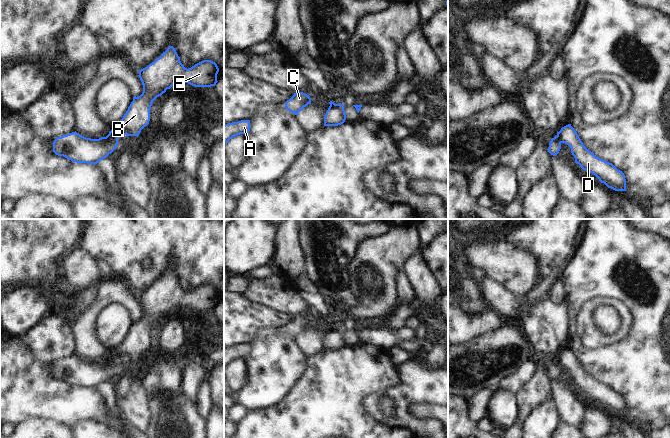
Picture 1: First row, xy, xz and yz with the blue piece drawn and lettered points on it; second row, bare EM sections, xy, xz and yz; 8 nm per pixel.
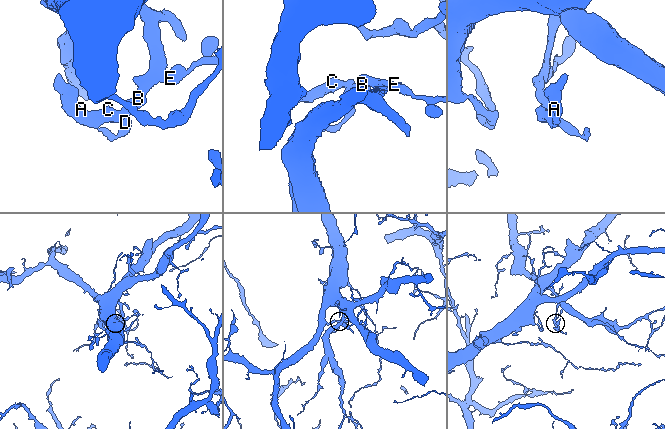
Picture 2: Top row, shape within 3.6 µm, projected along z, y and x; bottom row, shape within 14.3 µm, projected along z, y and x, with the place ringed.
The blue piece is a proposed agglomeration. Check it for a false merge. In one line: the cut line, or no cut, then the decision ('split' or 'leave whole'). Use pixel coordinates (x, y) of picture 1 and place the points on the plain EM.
cut xy (107, 359), (117, 363); split

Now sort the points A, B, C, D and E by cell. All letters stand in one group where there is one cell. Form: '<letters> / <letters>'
A C / B D E

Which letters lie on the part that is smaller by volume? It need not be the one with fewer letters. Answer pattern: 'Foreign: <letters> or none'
Foreign: A, C

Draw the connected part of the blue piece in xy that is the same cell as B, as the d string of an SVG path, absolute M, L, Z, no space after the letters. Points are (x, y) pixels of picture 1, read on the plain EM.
M169 270L159 282L139 294L143 316L140 320L133 321L123 342L107 360L114 363L121 359L138 361L141 354L149 348L150 333L157 321L176 307L188 307L195 311L215 310L218 296L217 288L211 284L203 284L191 292L185 292L175 272Z

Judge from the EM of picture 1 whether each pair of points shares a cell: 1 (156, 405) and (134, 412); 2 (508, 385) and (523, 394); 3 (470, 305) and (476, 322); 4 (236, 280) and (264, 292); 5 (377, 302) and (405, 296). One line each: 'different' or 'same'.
1: different
2: different
3: different
4: different
5: different

